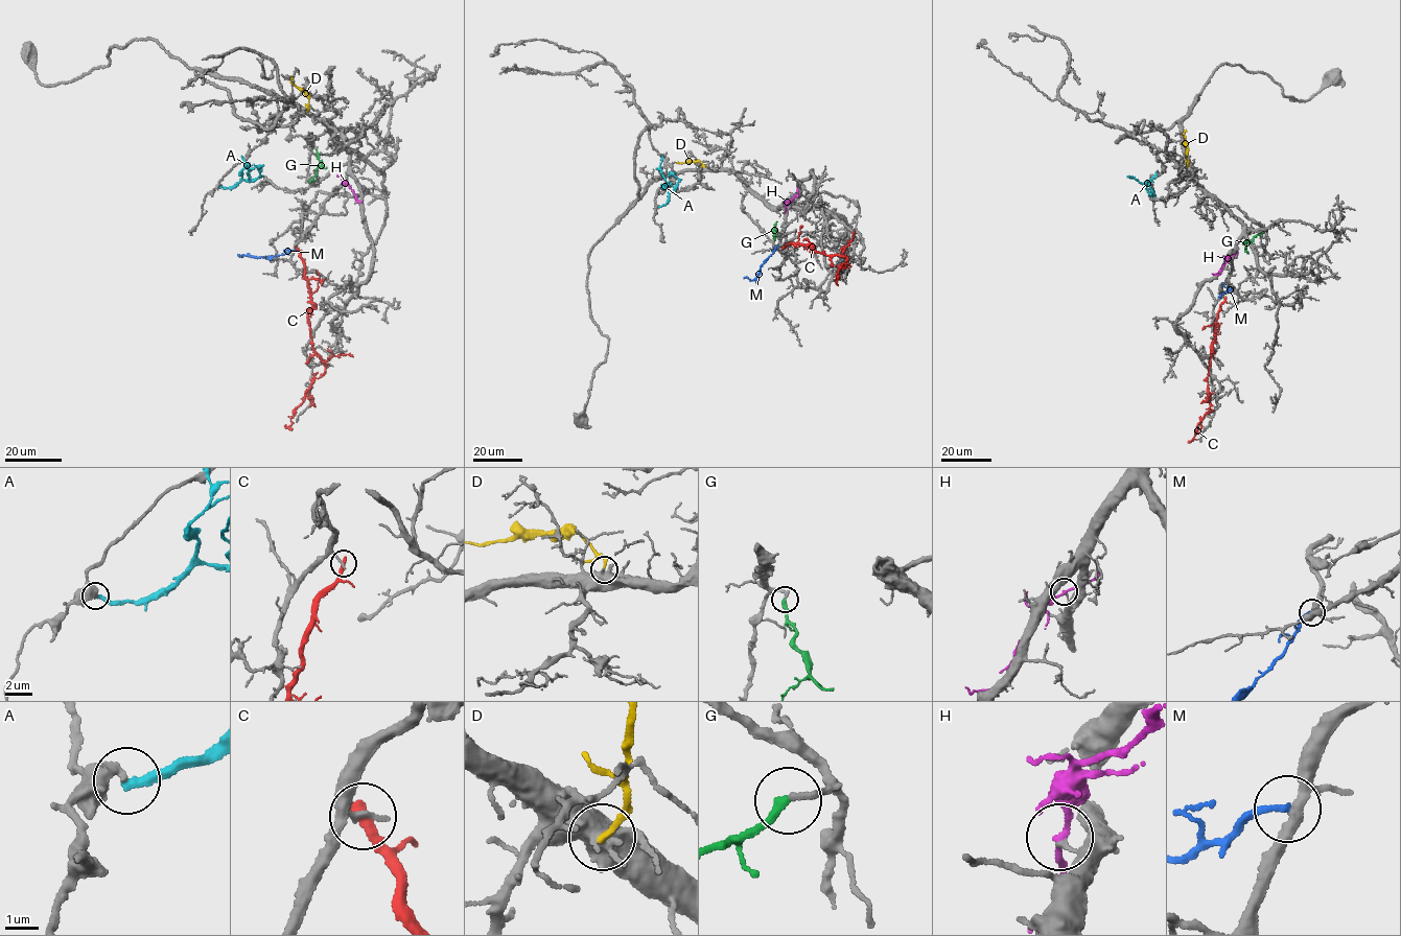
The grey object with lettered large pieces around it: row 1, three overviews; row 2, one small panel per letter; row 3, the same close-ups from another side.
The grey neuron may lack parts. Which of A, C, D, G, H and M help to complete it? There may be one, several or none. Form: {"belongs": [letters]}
{"belongs": ["G"]}

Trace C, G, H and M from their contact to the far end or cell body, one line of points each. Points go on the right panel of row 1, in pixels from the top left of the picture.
C: (1226, 298), (1217, 313), (1212, 342), (1207, 381), (1209, 410), (1192, 440), (1197, 440)
G: (1263, 231), (1246, 242), (1248, 253)
H: (1231, 256), (1219, 274), (1212, 274)
M: (1220, 297), (1229, 289), (1222, 283)

